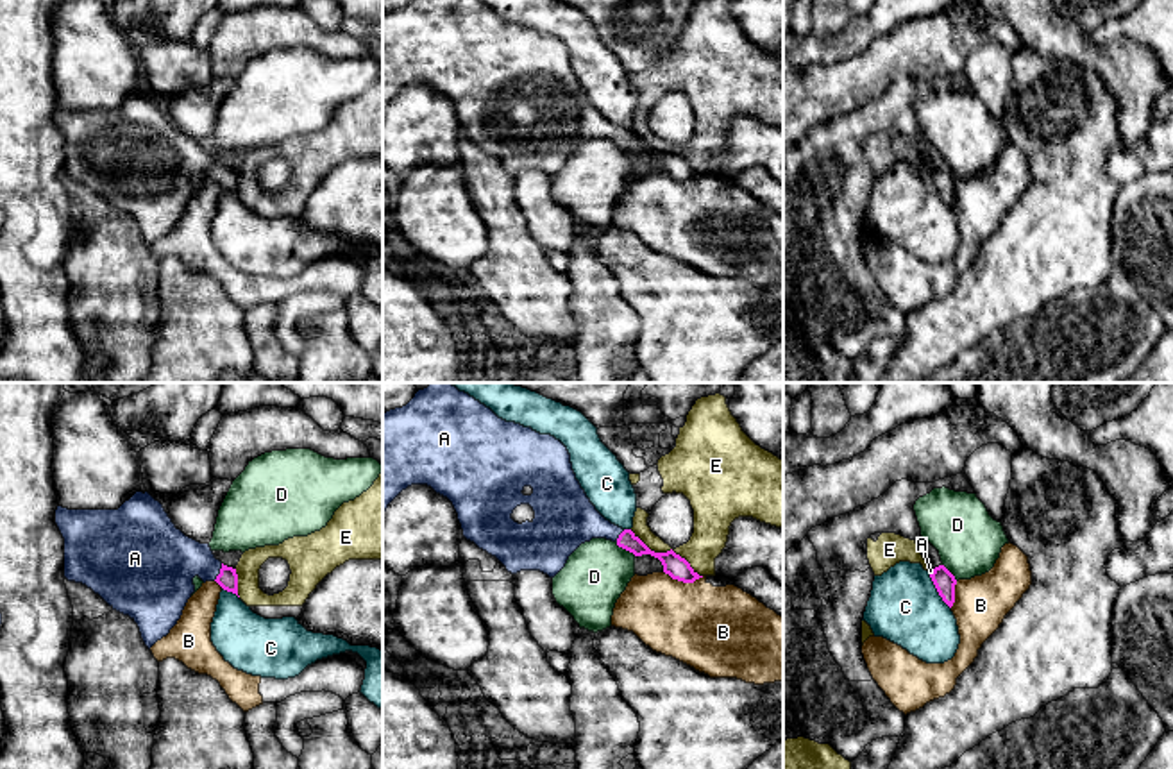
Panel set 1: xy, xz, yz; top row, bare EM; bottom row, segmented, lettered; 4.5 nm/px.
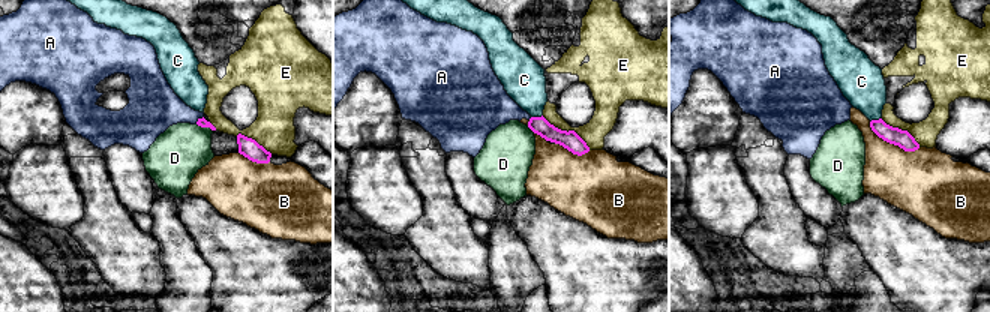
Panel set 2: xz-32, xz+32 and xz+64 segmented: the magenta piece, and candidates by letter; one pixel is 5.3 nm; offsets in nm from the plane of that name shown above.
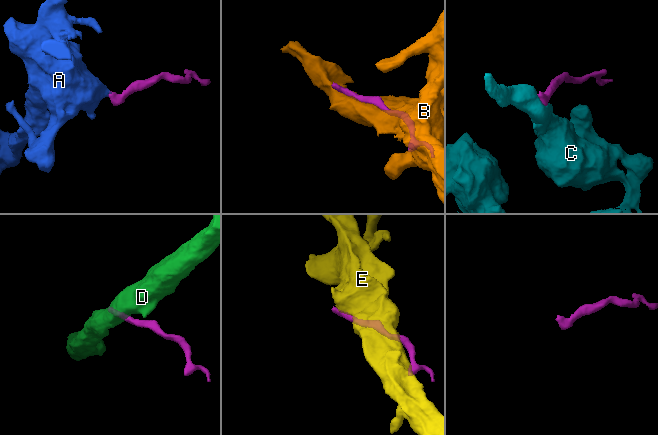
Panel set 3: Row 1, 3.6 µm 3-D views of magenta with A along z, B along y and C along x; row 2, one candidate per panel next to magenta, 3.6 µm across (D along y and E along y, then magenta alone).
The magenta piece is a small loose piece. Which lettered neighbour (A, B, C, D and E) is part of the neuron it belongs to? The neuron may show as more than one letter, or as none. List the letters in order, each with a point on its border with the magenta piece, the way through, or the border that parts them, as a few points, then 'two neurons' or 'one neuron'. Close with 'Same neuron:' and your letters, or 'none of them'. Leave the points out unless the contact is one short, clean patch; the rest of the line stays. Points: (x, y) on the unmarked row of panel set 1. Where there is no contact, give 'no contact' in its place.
A: contact xy (220, 172); way xy (227, 177), (220, 172), (199, 160), (167, 160); one neuron
B: contact xz (683, 181); two neurons
C: contact yz (937, 190); border yz (928, 174), (937, 194), (950, 208); two neurons
D: contact xz (626, 149); border xz (616, 142), (635, 154); two neurons
E: contact xz (667, 151); two neurons
Same neuron: A

